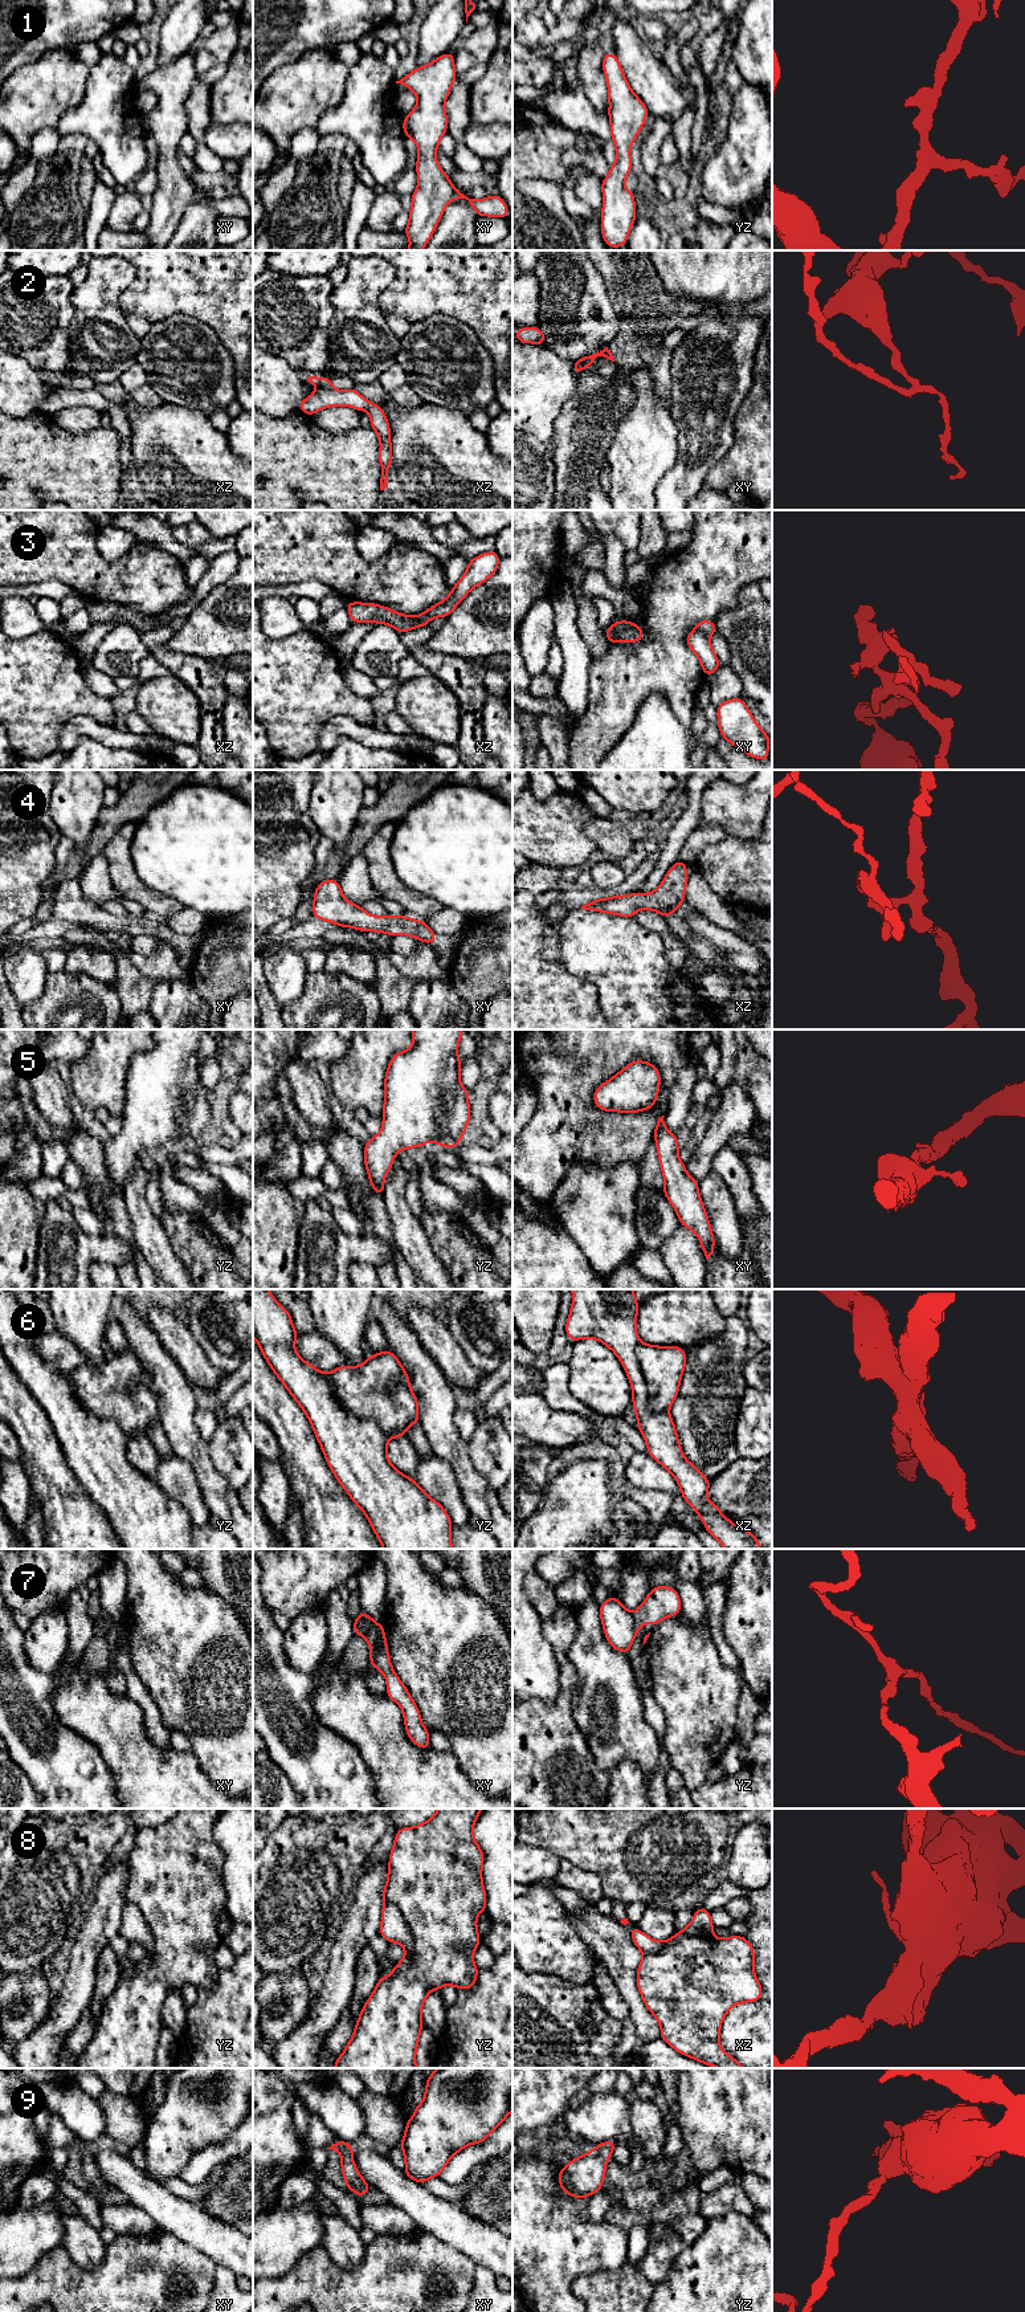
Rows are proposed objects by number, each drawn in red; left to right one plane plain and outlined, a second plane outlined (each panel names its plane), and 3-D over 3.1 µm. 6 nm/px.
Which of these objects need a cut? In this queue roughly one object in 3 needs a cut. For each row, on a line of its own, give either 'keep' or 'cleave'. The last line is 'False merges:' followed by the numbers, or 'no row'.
1: keep
2: cleave
3: cleave
4: keep
5: keep
6: keep
7: cleave
8: cleave
9: keep
False merges: 2, 3, 7, 8

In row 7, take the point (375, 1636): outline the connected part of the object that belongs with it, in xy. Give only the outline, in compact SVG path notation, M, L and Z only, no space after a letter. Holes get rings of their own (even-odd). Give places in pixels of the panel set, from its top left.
M376 1623L364 1634L356 1635L363 1635L369 1644L371 1667L379 1669L385 1676L387 1696L397 1703L401 1708L404 1713L407 1734L411 1741L421 1749L432 1748L429 1742L429 1730L424 1726L421 1721L420 1710L411 1697L408 1689L392 1668L383 1624Z

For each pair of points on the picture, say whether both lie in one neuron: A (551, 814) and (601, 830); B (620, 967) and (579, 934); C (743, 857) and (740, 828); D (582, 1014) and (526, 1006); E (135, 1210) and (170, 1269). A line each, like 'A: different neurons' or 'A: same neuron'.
A: different neurons
B: same neuron
C: different neurons
D: same neuron
E: same neuron

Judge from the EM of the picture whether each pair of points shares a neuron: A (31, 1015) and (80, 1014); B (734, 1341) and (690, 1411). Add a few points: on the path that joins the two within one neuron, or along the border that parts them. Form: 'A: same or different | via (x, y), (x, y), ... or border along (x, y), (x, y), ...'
A: same | via (43, 1015), (68, 1015)
B: same | via (722, 1358), (714, 1367), (713, 1386), (707, 1394)

